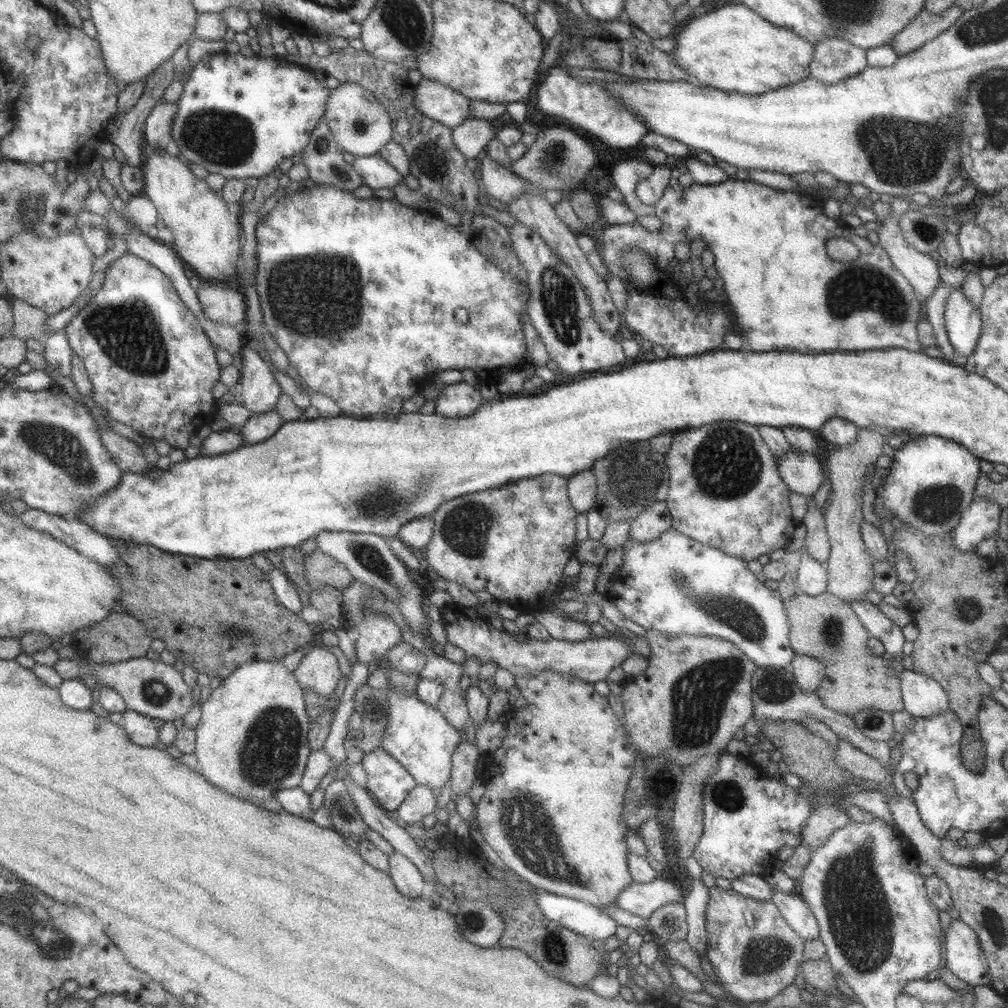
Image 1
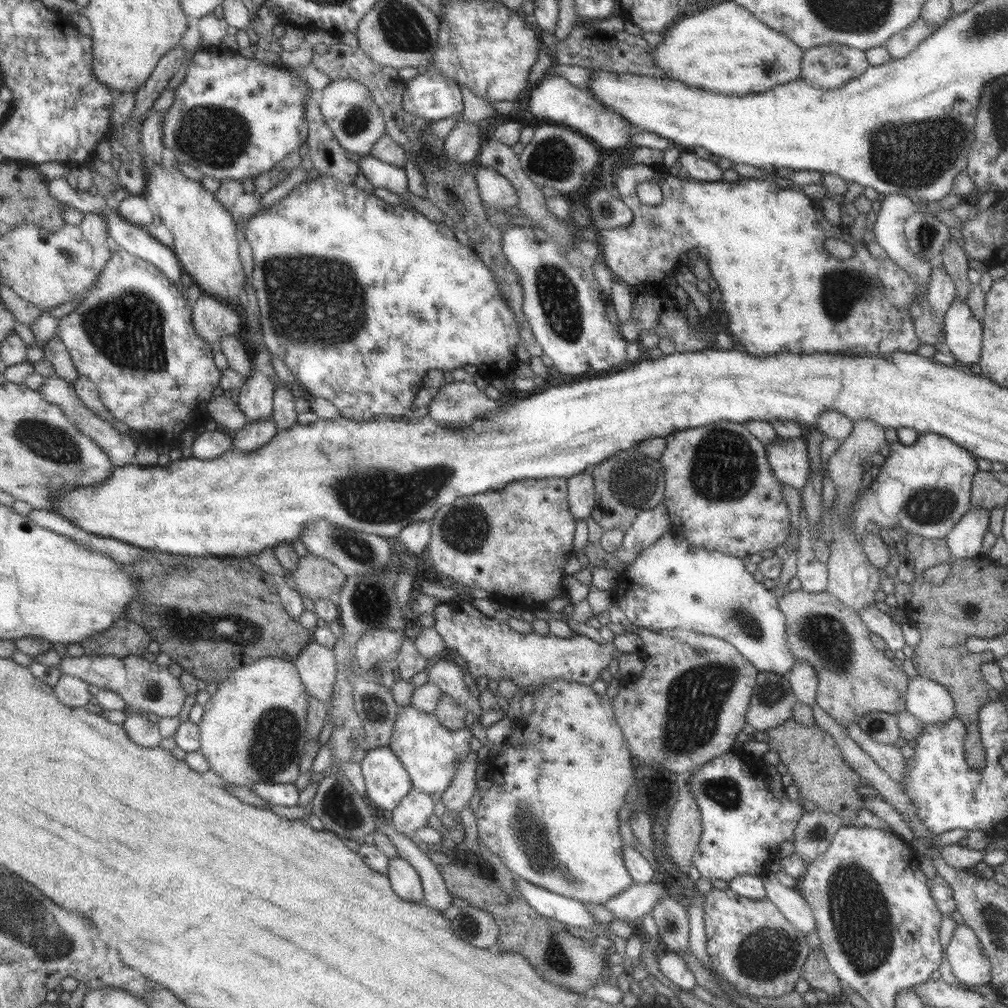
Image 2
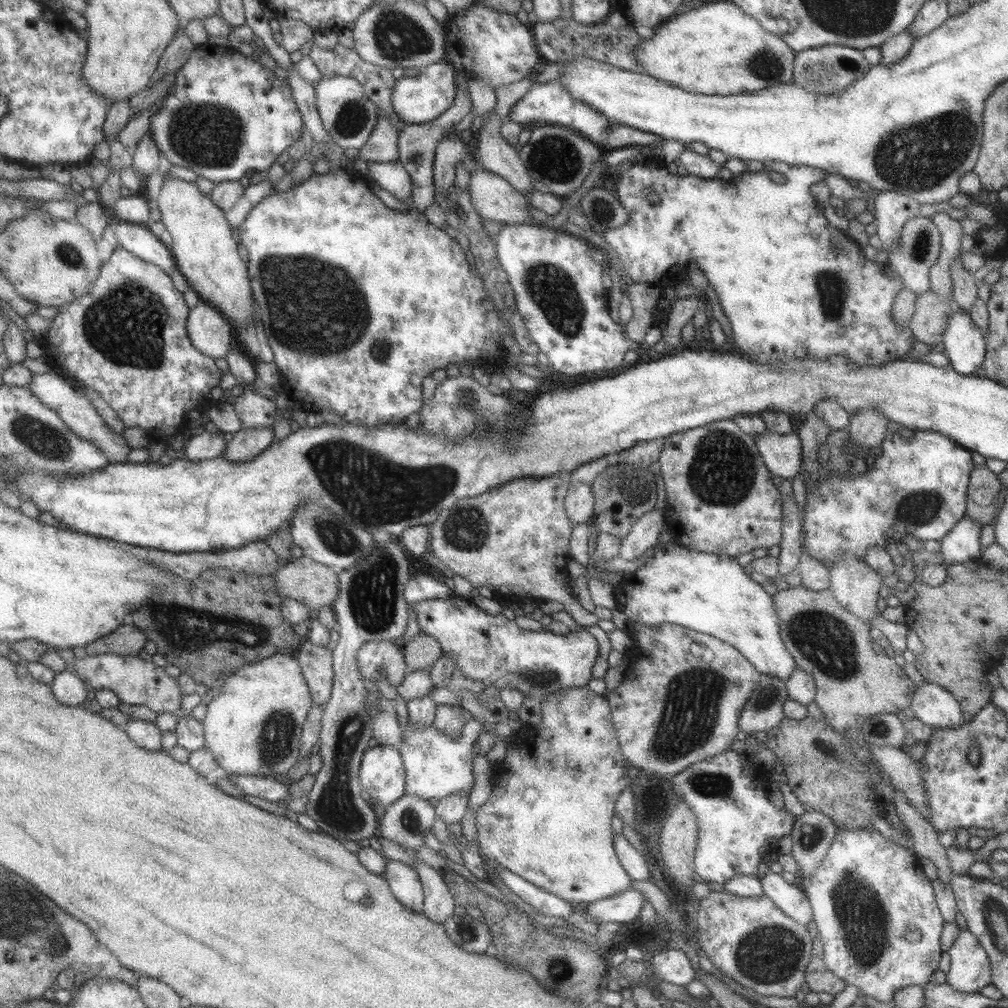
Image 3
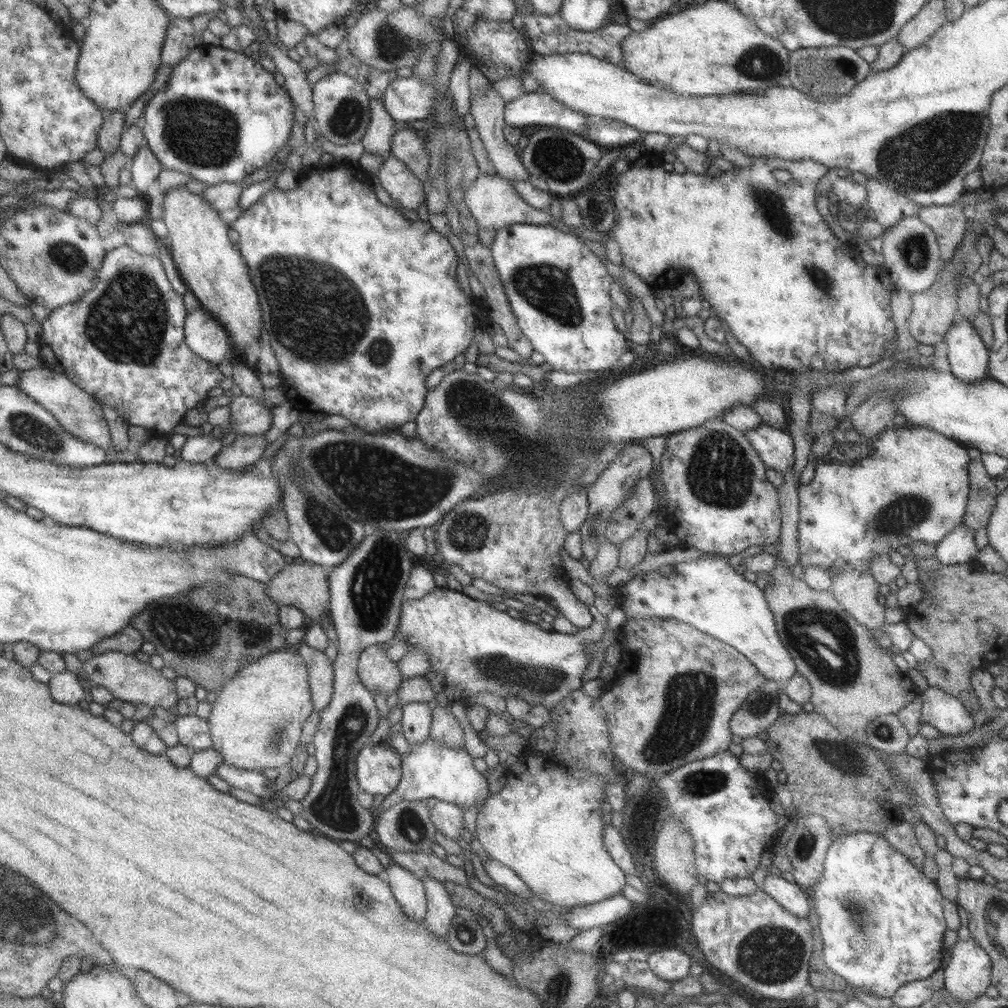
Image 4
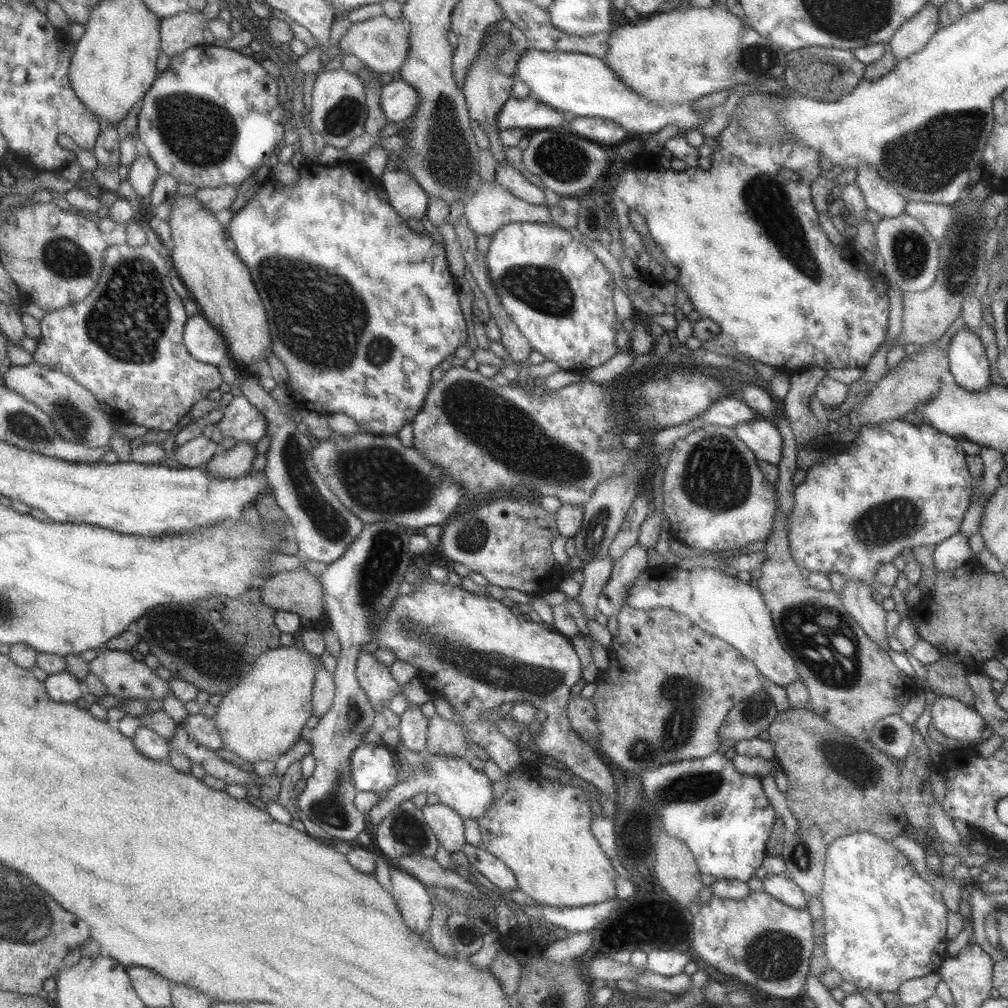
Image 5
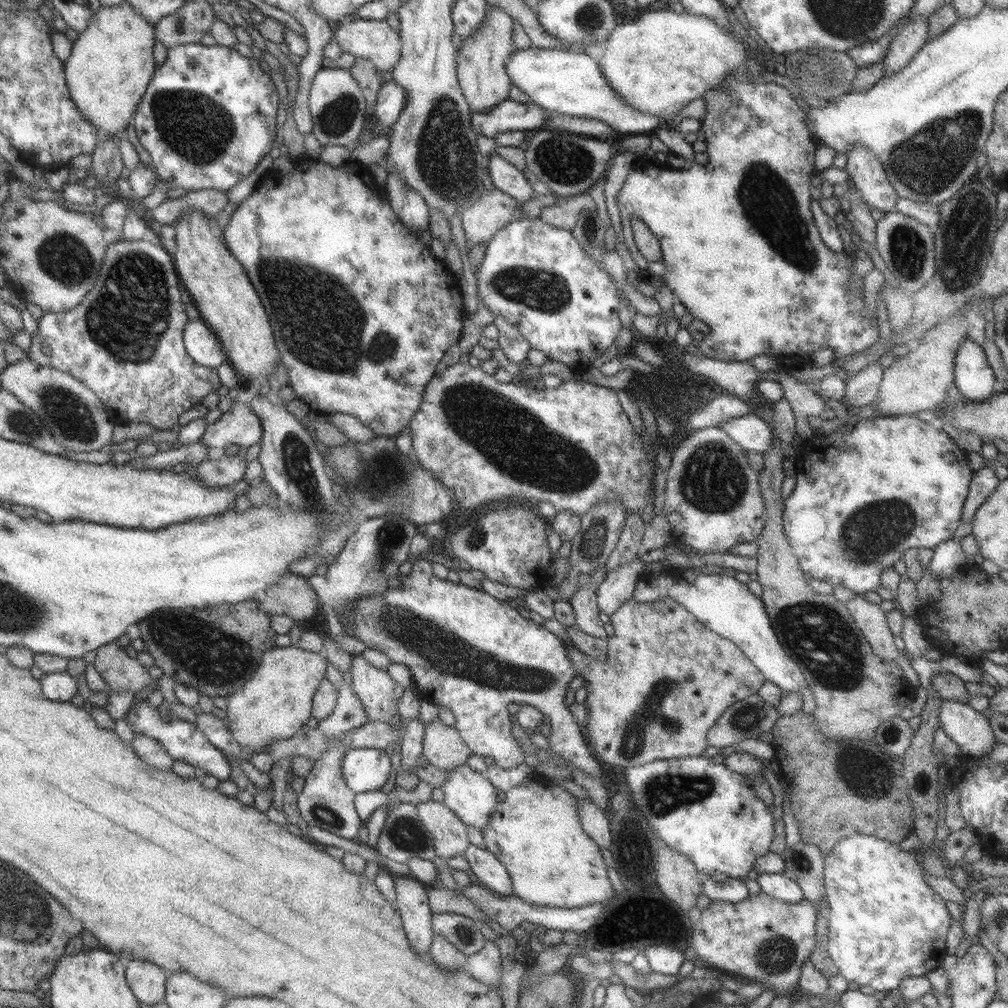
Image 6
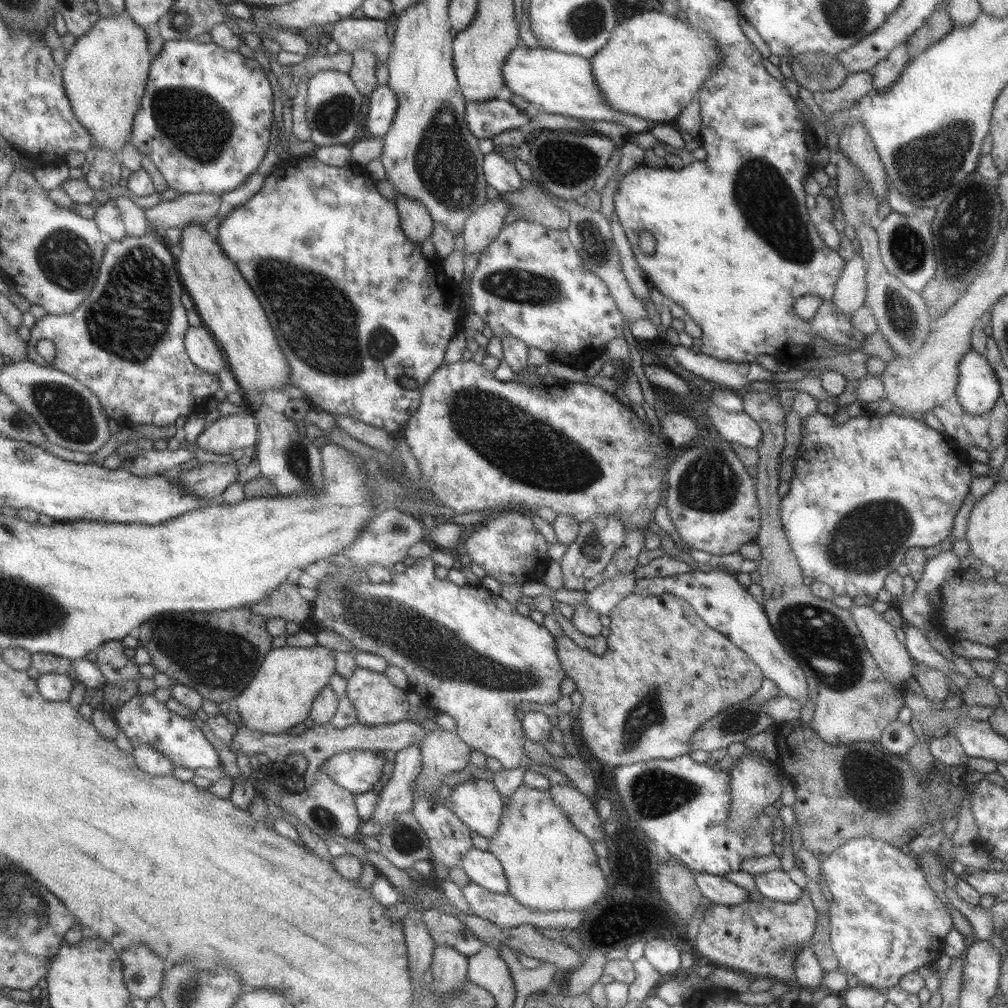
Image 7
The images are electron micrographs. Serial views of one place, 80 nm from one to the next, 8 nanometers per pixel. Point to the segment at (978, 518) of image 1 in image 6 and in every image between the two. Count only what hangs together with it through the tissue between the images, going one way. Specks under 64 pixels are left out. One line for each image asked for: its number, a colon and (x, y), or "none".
2: (964, 540)
3: (962, 543)
4: (957, 547)
5: (953, 552)
6: (948, 558)

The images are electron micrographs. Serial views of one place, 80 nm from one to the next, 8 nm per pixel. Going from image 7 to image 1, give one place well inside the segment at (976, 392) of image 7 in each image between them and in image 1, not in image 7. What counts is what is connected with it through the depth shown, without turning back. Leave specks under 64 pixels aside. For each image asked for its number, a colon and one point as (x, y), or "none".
1: (962, 321)
2: (963, 332)
3: (964, 343)
4: (967, 356)
5: (968, 364)
6: (973, 378)

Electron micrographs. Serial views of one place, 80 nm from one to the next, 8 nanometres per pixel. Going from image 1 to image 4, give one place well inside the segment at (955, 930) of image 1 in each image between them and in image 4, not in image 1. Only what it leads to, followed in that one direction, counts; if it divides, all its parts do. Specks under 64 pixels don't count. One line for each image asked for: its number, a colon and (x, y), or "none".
2: (969, 965)
3: (969, 970)
4: (966, 977)

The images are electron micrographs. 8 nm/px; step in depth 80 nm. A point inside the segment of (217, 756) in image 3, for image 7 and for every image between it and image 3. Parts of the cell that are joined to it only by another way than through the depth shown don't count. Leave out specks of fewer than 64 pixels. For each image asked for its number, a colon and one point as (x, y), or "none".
4: (256, 720)
5: (263, 715)
6: (274, 703)
7: (279, 696)

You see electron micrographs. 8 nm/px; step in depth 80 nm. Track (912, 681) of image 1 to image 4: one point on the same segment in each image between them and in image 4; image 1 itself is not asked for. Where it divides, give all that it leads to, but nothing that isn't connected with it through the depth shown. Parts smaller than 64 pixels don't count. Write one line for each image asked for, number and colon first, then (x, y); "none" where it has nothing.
2: (926, 700)
3: (934, 706)
4: (942, 711)

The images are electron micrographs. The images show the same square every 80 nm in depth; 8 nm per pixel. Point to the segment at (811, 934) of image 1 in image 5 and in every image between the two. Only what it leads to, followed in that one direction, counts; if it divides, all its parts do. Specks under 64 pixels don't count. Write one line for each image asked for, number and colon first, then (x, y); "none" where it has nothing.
2: (790, 903)
3: (788, 898)
4: (786, 894)
5: (777, 886)

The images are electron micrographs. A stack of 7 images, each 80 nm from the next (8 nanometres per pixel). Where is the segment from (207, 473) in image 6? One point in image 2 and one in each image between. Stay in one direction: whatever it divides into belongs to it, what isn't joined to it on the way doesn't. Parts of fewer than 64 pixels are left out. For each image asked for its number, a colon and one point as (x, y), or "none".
2: (253, 435)
3: (244, 445)
4: (246, 448)
5: (233, 463)

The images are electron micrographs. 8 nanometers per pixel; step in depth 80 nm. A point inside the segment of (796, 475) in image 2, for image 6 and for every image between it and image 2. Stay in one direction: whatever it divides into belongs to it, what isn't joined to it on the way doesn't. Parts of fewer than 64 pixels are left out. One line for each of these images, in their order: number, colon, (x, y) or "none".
3: (780, 453)
4: (774, 447)
5: (759, 435)
6: (751, 433)

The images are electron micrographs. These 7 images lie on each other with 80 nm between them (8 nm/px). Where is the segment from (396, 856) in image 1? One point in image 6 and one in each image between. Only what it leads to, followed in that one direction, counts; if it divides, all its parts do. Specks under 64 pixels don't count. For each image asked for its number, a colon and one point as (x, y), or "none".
2: (404, 880)
3: (403, 881)
4: (408, 891)
5: (412, 898)
6: (411, 899)

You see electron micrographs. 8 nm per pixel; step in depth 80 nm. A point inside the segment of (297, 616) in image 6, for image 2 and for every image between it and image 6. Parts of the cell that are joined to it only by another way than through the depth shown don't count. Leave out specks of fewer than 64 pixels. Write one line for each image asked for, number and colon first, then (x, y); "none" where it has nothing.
2: (314, 577)
3: (315, 585)
4: (303, 586)
5: (299, 591)

